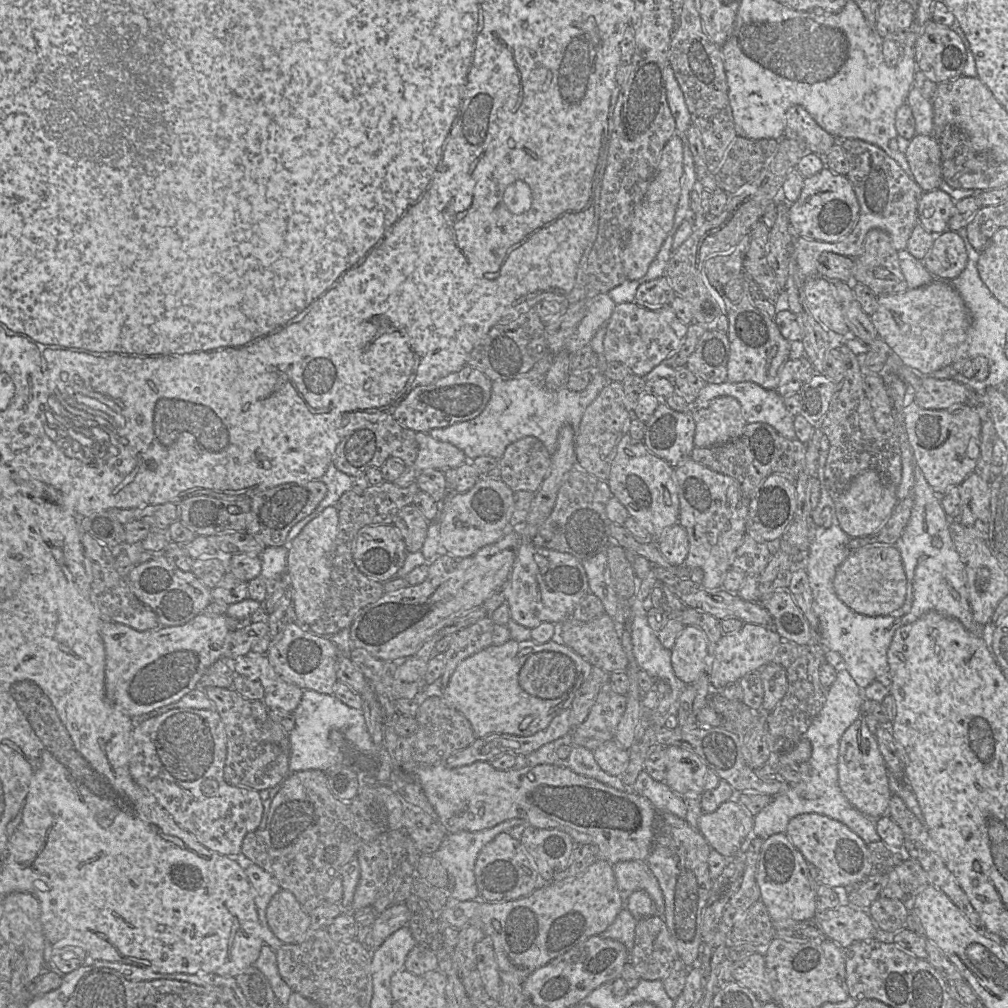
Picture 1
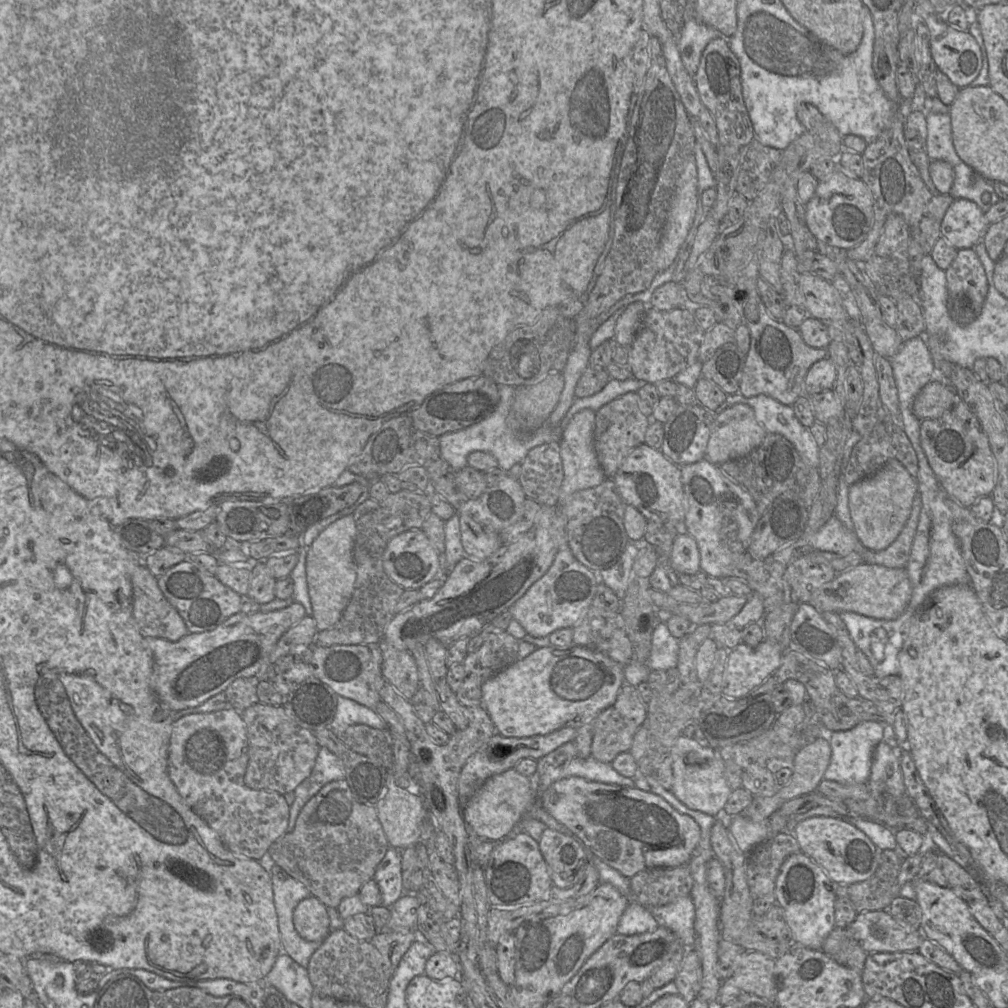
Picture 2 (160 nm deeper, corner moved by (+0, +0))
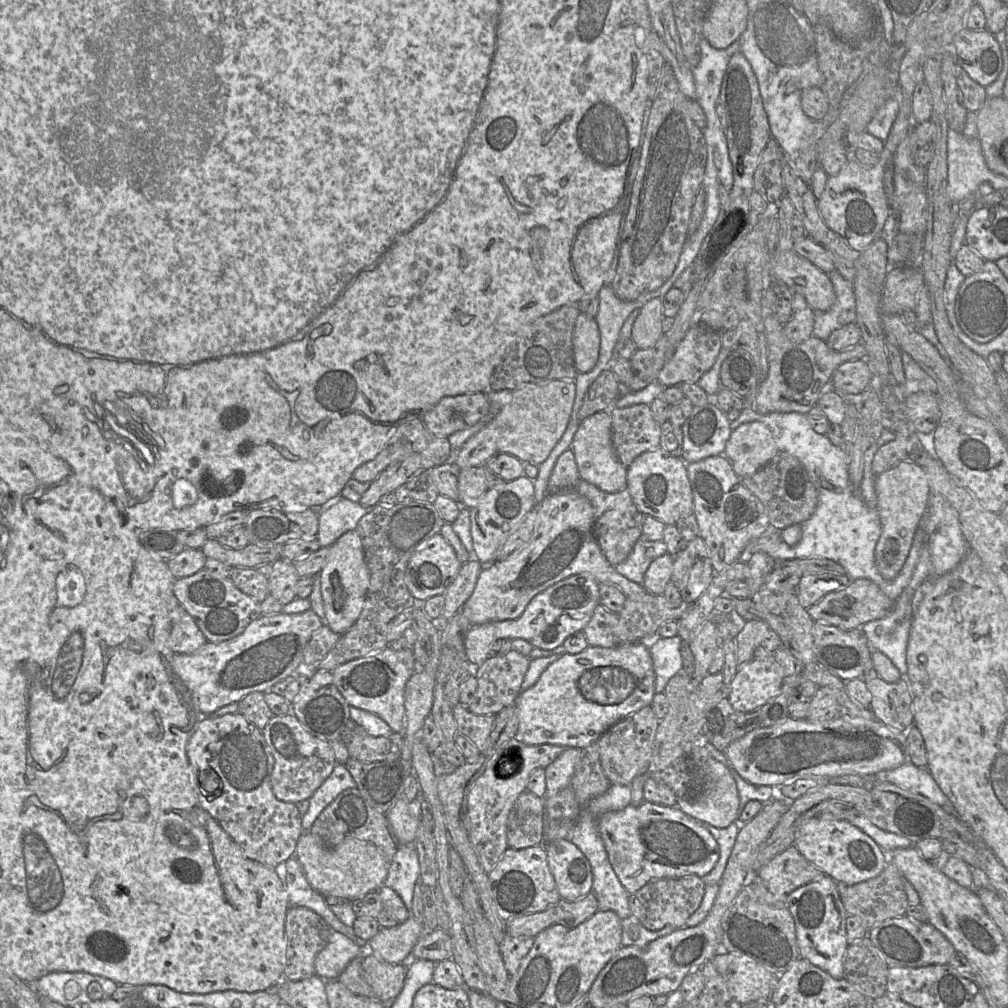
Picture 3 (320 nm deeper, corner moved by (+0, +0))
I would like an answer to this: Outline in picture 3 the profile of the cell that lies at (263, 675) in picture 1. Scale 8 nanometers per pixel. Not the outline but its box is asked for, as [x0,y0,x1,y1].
[291,670,350,742]

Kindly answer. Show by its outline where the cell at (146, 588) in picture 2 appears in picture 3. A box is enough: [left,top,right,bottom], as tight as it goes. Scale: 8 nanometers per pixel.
[167,603,207,654]

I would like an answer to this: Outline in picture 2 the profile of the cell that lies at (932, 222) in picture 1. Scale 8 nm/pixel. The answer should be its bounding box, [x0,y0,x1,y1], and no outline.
[941,199,989,249]

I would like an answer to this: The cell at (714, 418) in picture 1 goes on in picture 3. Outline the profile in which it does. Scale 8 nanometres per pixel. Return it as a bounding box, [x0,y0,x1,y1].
[723,422,779,479]

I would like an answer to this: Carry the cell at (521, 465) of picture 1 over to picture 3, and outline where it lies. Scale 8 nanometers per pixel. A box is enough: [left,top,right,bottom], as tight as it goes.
[546,449,580,496]

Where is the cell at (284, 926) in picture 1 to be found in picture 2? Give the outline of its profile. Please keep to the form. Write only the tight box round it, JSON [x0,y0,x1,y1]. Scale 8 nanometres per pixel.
[293,896,332,942]

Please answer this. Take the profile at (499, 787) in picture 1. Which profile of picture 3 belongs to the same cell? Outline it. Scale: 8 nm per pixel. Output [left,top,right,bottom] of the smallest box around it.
[597,801,719,894]

